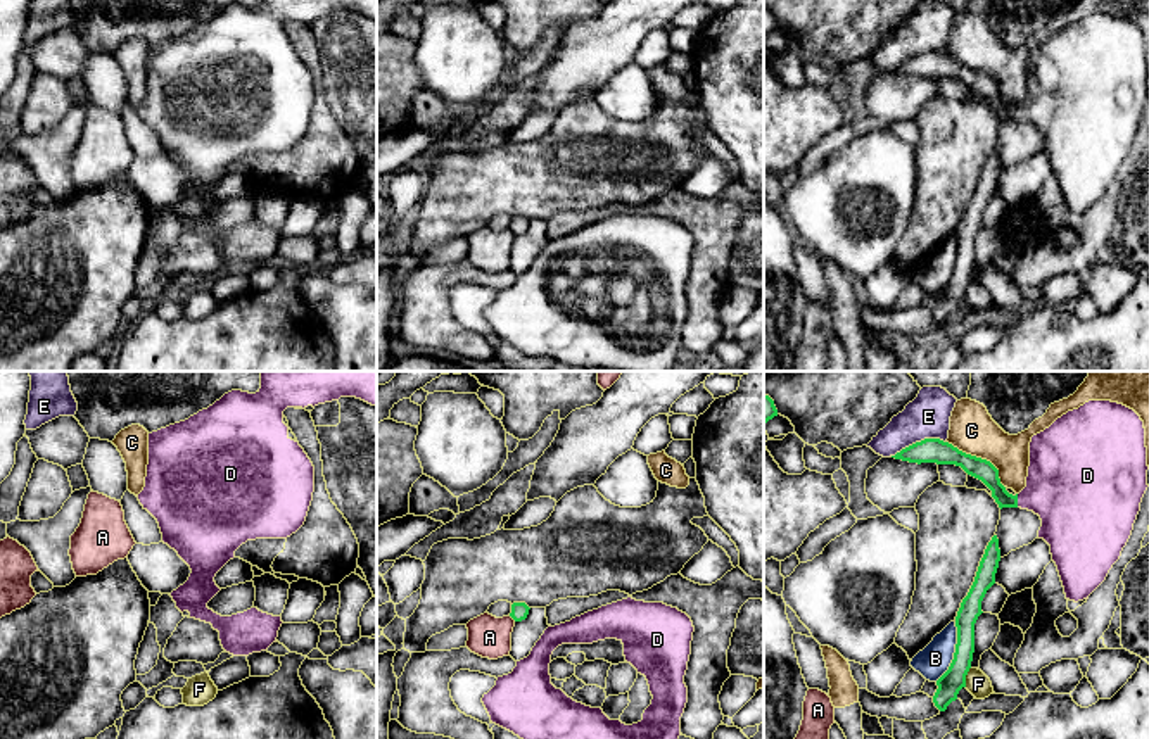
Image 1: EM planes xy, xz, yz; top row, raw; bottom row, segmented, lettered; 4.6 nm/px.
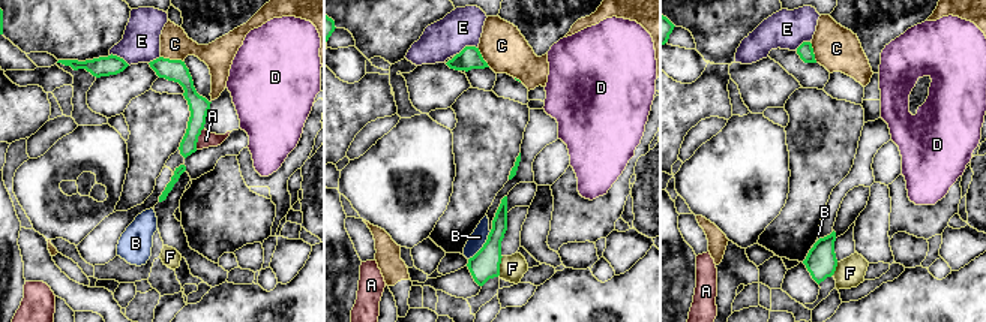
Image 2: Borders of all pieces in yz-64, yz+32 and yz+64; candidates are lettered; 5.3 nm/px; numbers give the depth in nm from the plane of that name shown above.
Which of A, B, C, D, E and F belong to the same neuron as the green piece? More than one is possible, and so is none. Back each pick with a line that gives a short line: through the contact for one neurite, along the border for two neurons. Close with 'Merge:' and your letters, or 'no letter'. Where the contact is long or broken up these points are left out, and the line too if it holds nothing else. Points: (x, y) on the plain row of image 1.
D: Line: yz (983, 83), (1016, 114), (1068, 101)
Merge: D

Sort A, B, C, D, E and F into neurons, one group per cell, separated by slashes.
A / B / C / D / E / F

